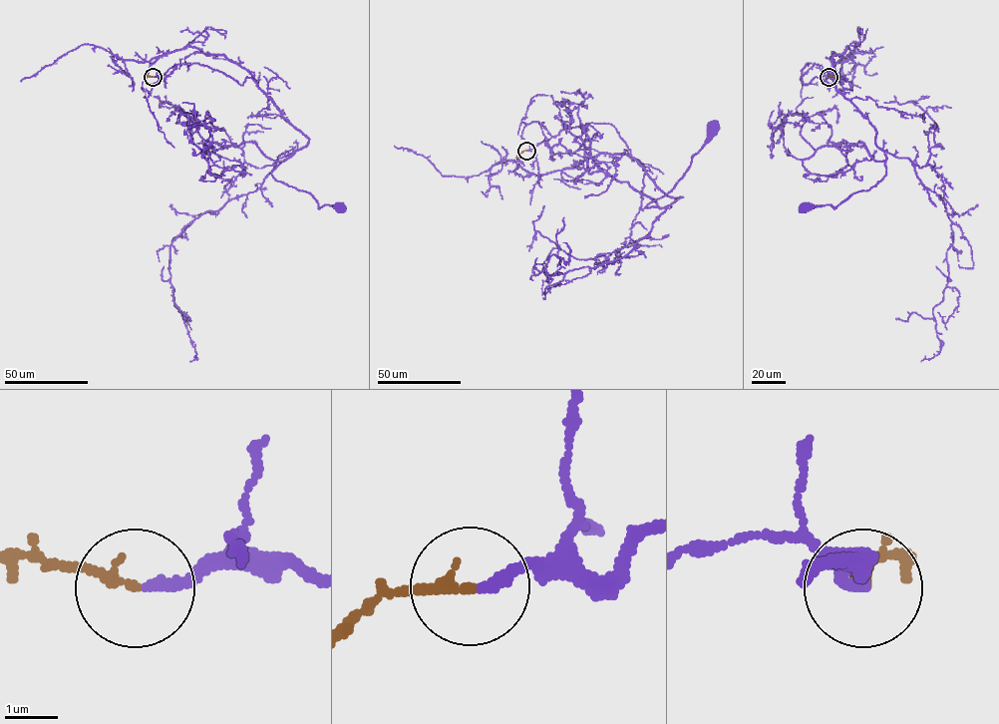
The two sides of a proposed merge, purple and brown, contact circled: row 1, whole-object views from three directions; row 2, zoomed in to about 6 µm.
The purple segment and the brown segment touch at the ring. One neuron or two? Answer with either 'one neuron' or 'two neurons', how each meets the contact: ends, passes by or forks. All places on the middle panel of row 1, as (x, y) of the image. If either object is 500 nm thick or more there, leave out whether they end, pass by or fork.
one neuron; purple ends; brown ends

